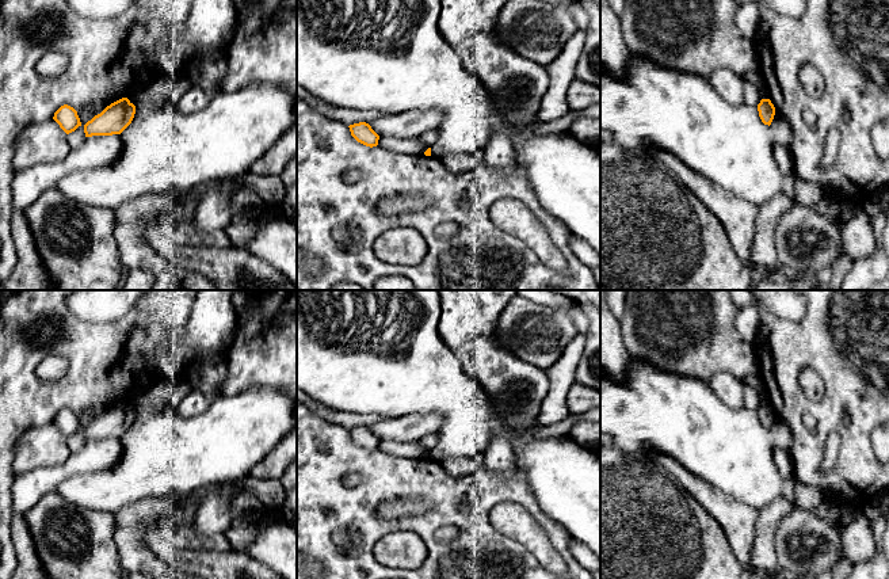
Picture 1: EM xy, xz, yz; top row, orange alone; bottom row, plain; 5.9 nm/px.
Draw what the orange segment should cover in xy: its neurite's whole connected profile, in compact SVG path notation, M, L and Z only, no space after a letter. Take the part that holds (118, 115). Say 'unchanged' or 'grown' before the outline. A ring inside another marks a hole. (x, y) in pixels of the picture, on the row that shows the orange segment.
unchanged; M122 98L84 125L85 137L121 134L133 121L136 106Z

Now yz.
unchanged; M762 99L760 103L758 104L758 111L762 122L770 126L775 115L775 107L771 103L771 100Z

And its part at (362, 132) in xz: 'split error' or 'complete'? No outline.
complete

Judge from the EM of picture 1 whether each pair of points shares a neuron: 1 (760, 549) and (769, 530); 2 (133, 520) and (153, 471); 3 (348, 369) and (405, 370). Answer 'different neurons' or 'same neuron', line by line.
1: same neuron
2: different neurons
3: same neuron

